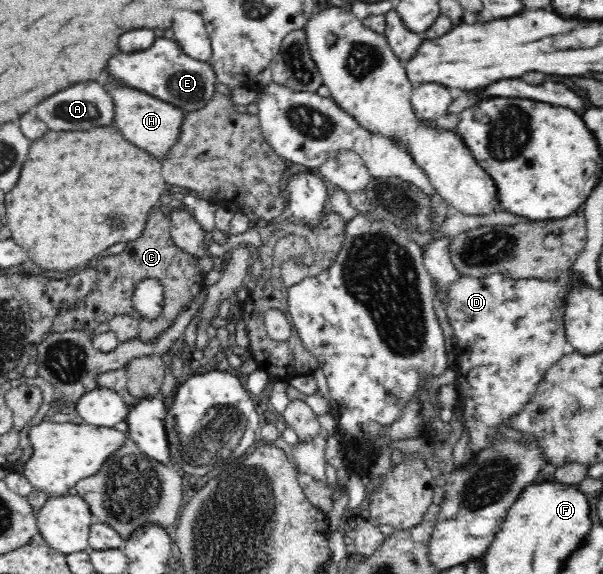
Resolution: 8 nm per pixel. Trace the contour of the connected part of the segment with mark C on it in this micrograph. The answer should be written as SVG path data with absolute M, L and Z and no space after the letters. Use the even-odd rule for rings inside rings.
M158 206L155 207L148 216L146 228L144 228L140 238L127 242L120 254L103 256L101 260L97 261L94 267L99 279L97 287L84 296L82 300L68 308L62 308L56 313L52 323L53 332L83 330L92 334L101 322L109 322L116 315L128 315L138 321L138 337L144 342L154 342L164 330L172 326L172 322L176 320L182 306L197 300L202 290L206 288L204 283L206 273L202 272L199 267L198 257L184 252L174 244L170 227L170 216L164 215ZM143 278L156 278L162 283L164 289L162 312L152 322L141 318L132 304L135 284Z

